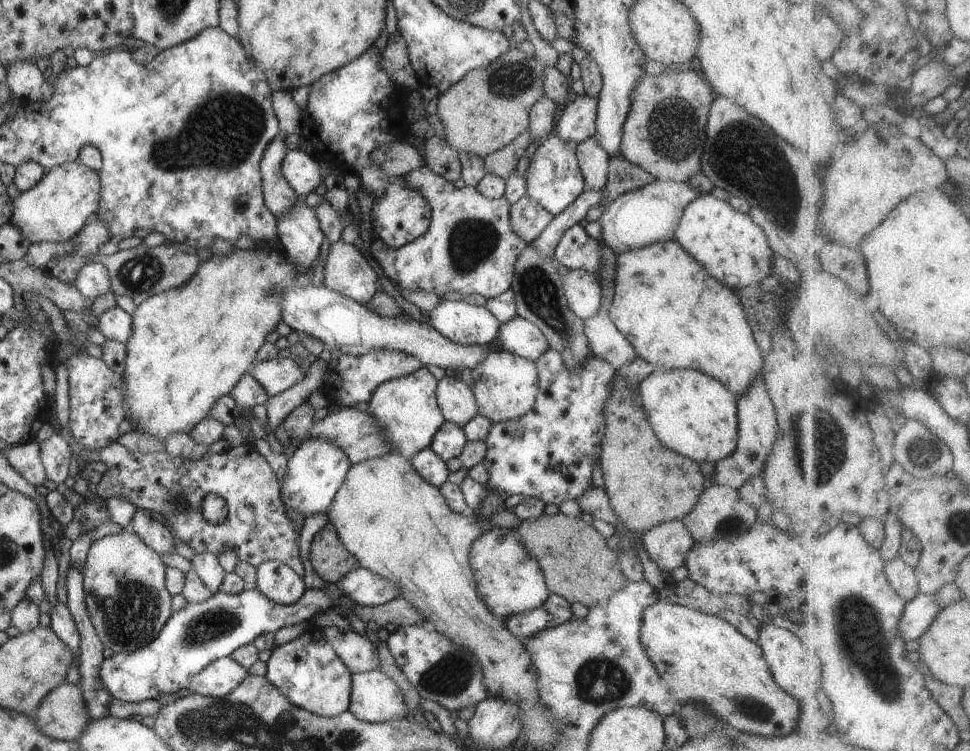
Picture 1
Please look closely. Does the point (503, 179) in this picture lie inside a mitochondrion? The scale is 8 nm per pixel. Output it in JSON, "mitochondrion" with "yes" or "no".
{"mitochondrion":"no"}

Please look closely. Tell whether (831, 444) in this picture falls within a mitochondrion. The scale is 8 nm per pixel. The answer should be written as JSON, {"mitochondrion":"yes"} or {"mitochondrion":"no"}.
{"mitochondrion":"yes"}

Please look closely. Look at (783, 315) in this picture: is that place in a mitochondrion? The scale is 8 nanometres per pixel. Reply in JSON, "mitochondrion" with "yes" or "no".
{"mitochondrion":"no"}

